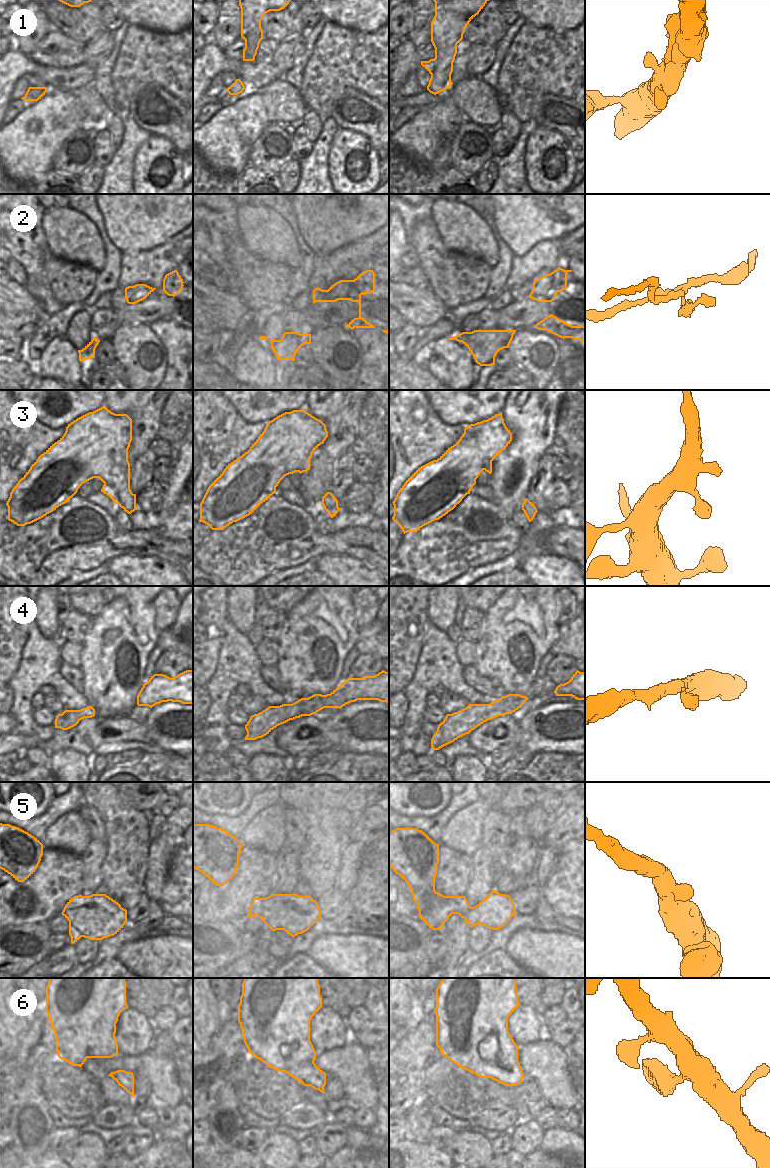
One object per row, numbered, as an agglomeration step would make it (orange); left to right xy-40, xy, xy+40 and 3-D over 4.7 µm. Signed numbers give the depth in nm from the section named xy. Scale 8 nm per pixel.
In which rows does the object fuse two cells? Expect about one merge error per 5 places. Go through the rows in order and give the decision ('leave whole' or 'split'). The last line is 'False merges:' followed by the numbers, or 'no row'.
1: leave whole
2: leave whole
3: leave whole
4: leave whole
5: leave whole
6: leave whole
False merges: no row

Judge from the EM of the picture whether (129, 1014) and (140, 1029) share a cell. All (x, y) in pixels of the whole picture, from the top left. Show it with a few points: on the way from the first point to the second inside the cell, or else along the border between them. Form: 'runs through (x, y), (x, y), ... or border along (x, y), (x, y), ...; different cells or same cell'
runs through (129, 1018), (136, 1025); same cell

